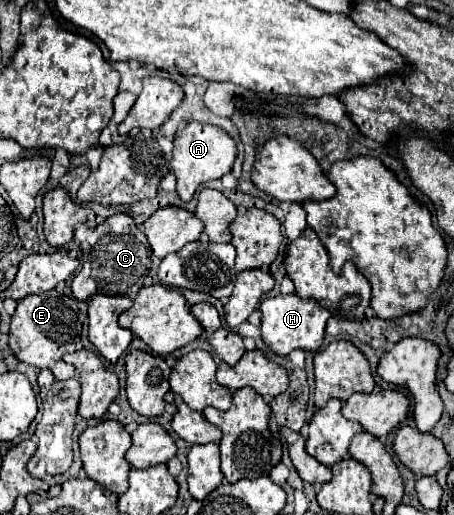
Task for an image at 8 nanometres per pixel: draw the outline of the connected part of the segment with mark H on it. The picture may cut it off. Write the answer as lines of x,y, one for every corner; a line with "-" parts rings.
296,293
266,297
260,303
260,311
262,311
262,339
276,355
288,355
294,349
318,351
326,335
326,321
332,317
332,313
318,305
318,301
302,299

